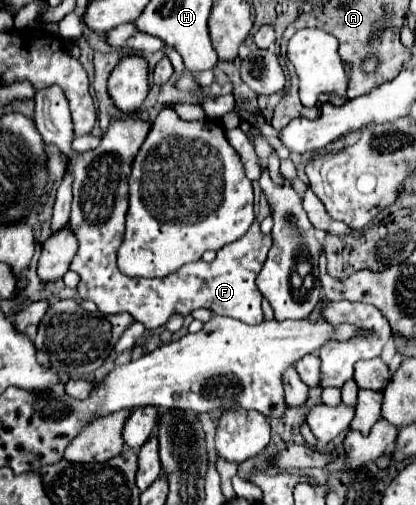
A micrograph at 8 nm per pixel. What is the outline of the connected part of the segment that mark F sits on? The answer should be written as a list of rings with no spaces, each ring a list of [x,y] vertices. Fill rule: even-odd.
[[[49,86],[35,94],[35,124],[45,140],[53,144],[67,158],[67,172],[73,176],[73,204],[69,228],[79,240],[79,250],[71,262],[71,270],[81,276],[77,286],[83,300],[97,304],[103,314],[129,312],[145,328],[163,326],[173,314],[189,316],[197,308],[209,308],[213,314],[231,316],[245,324],[259,324],[263,320],[261,292],[255,284],[267,252],[271,248],[271,234],[263,234],[259,220],[239,240],[223,246],[213,262],[197,260],[185,264],[165,278],[129,278],[117,268],[117,250],[125,234],[127,214],[127,182],[133,158],[137,156],[143,140],[147,138],[149,124],[143,120],[115,120],[105,132],[95,150],[75,152],[71,140],[75,136],[69,102],[59,86]]]

